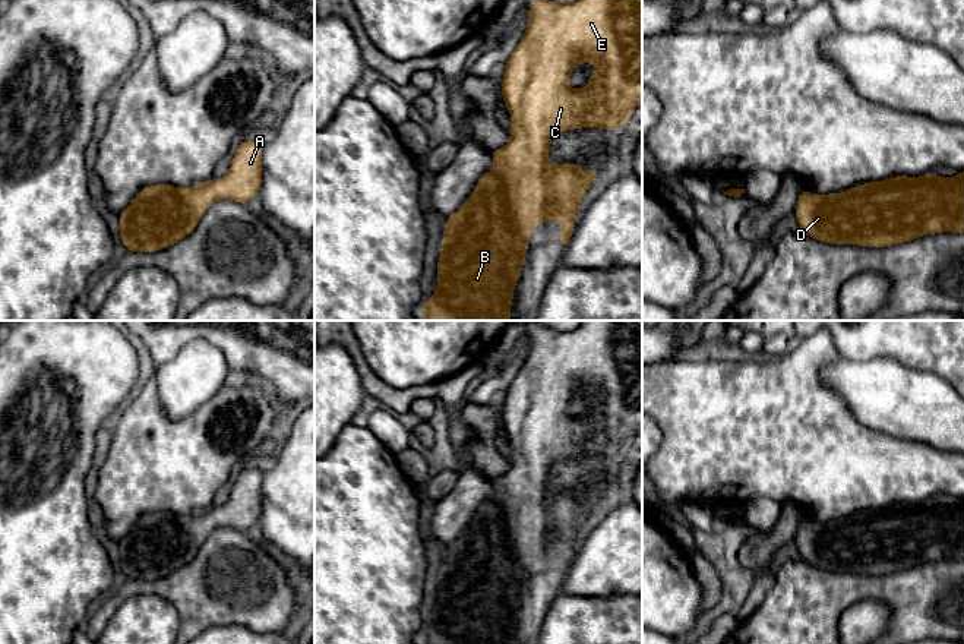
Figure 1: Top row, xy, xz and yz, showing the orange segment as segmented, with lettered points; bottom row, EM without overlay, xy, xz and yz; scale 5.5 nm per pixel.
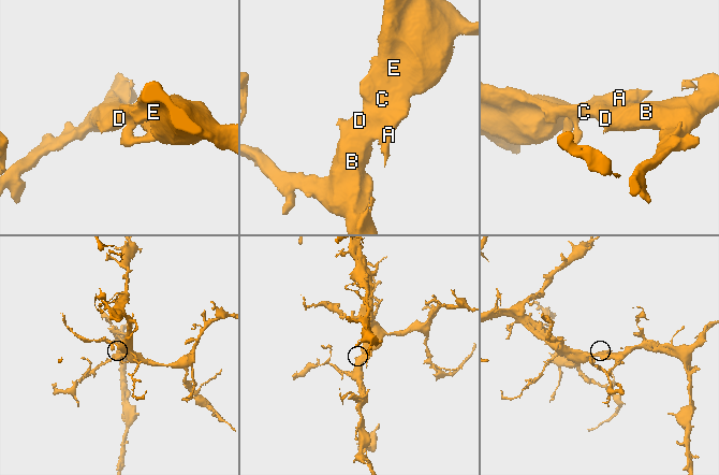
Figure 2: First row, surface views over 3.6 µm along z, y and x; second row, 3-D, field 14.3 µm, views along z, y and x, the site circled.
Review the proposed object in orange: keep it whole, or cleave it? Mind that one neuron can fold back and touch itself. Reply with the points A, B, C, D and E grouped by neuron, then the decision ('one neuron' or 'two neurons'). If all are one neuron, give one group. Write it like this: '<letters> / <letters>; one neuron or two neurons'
A B C D E; one neuron

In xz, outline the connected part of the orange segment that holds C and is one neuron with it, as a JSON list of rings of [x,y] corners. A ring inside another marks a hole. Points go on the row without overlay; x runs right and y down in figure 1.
[[[582,321],[573,331],[557,331],[532,323],[528,334],[528,354],[522,367],[505,391],[502,408],[503,432],[512,445],[511,468],[492,479],[494,496],[484,501],[472,523],[445,550],[439,583],[437,610],[433,625],[424,629],[423,644],[511,644],[513,613],[521,606],[527,565],[544,549],[565,552],[562,572],[568,572],[576,552],[579,530],[591,511],[600,506],[597,498],[581,498],[573,490],[553,493],[547,480],[551,465],[565,458],[600,455],[619,460],[642,430],[642,321]],[[579,391],[598,391],[585,417],[568,414],[568,405]]]

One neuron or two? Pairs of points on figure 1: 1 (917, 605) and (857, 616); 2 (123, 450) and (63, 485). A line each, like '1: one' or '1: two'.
1: two
2: two

